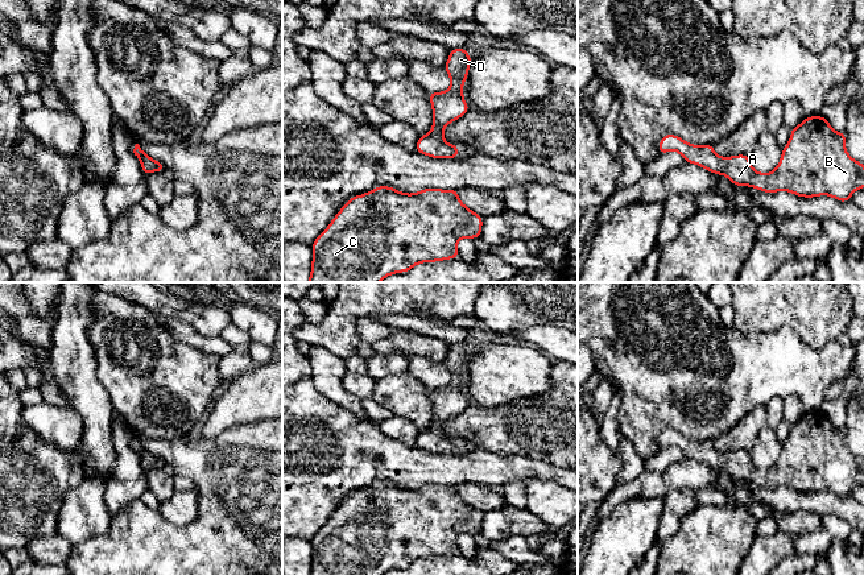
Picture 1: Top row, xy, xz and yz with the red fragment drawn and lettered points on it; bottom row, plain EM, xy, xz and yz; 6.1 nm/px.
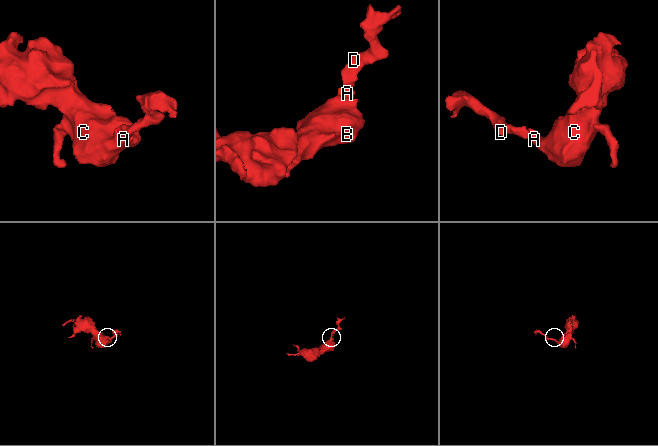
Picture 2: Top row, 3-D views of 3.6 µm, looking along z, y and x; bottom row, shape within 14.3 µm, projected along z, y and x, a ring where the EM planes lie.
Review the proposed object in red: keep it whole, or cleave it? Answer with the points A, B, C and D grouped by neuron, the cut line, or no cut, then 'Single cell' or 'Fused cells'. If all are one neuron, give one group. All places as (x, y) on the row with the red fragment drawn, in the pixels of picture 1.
Groups: A B C D. No split. Single cell

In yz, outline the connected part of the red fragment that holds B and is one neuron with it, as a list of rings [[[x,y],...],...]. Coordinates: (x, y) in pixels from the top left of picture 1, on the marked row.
[[[809,116],[791,128],[787,145],[782,149],[778,166],[768,173],[756,171],[749,156],[718,157],[714,145],[691,145],[675,135],[666,135],[658,144],[658,153],[677,150],[686,162],[695,164],[714,174],[724,174],[735,186],[751,186],[769,194],[785,190],[803,198],[819,195],[834,197],[839,202],[849,202],[855,190],[864,187],[864,164],[855,161],[846,150],[846,132],[835,132],[826,117]]]

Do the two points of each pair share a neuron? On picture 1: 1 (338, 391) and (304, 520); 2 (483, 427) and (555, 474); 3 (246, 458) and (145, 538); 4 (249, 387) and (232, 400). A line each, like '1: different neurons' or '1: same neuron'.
1: different neurons
2: different neurons
3: same neuron
4: same neuron

